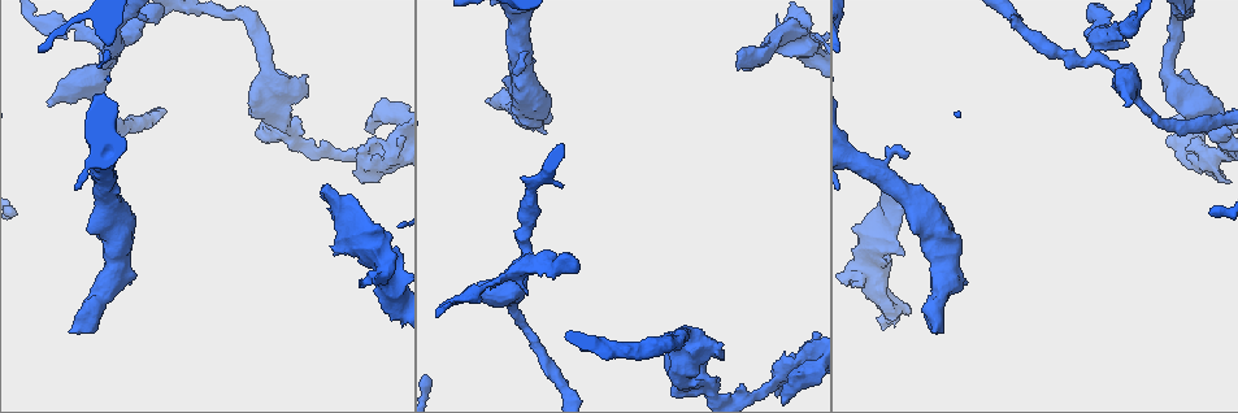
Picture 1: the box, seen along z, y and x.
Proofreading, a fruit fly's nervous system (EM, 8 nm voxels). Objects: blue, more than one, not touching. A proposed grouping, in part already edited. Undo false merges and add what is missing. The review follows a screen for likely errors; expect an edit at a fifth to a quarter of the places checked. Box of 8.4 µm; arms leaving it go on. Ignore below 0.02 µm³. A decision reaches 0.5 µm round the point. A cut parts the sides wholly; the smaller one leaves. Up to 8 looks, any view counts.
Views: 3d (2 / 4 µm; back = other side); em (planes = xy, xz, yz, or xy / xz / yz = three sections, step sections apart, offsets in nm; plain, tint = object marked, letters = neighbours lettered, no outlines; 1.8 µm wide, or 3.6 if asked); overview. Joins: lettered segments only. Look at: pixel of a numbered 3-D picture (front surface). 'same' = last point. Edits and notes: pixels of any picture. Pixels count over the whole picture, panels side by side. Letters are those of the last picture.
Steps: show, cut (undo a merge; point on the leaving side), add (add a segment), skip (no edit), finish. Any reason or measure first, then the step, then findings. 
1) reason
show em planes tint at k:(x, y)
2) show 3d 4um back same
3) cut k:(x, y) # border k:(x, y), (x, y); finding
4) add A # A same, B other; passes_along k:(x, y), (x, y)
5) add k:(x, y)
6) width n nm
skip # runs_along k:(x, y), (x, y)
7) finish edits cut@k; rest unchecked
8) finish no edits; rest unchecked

four arms meet
show em xz step 8 tint at 1:(1101, 58)

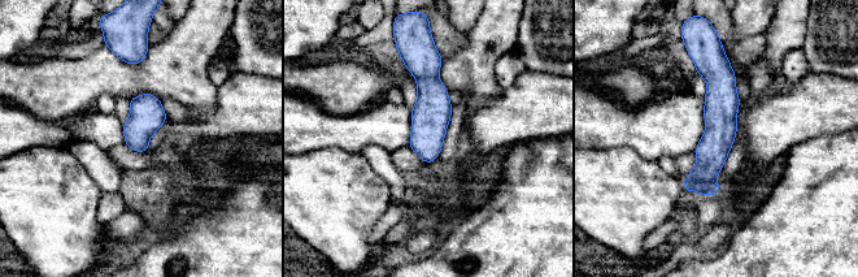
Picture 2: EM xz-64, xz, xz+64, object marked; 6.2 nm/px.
show em yz step 4 letters same

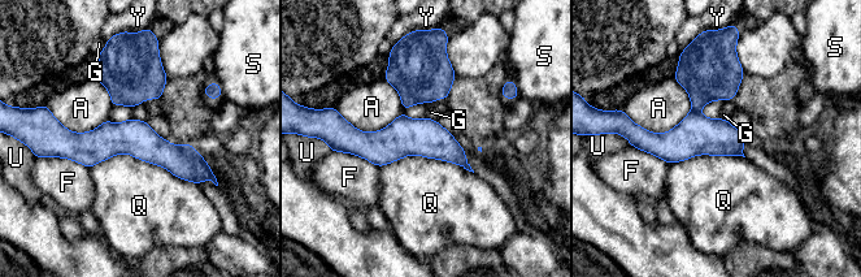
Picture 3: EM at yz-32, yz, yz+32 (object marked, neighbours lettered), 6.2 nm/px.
cut 3:(707, 72) # A other, F other, G other, Q other, S other, U other, Y other; border 3:(694, 109), (698, 112); two cells meet here

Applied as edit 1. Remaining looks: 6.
branch stops here
show em planes letters at 1:(722, 357)

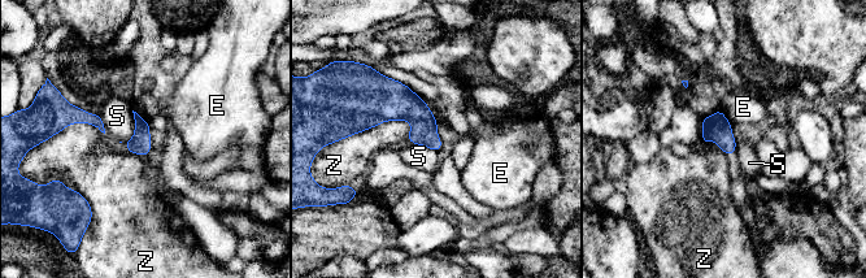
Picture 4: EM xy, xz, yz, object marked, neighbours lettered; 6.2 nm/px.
skip # E other, S other, Z other; none of them fits

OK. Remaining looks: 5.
a fork
show em planes tint at 1:(392, 153)

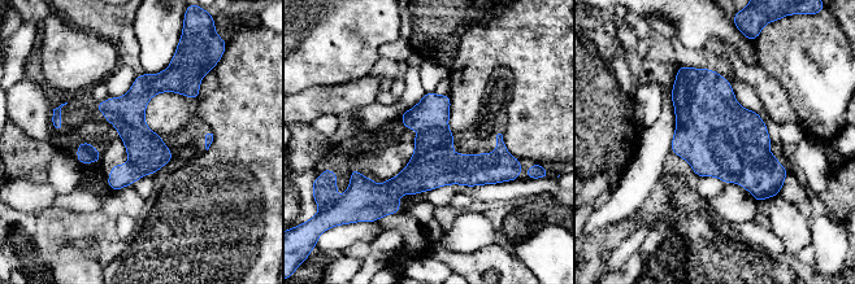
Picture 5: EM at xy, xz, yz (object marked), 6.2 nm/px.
show em planes letters same

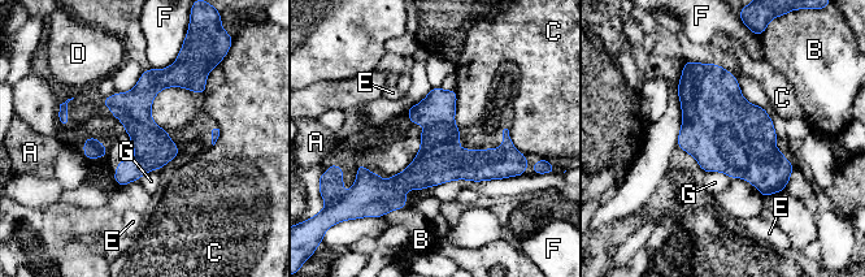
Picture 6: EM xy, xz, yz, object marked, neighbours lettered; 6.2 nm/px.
width 240 nm
skip # A other, B other, C other, D other, E other, F other, G other; border 6:(205, 90), (161, 89), (152, 121); one cell here

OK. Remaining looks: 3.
finish edits cut@3; rest unchecked

